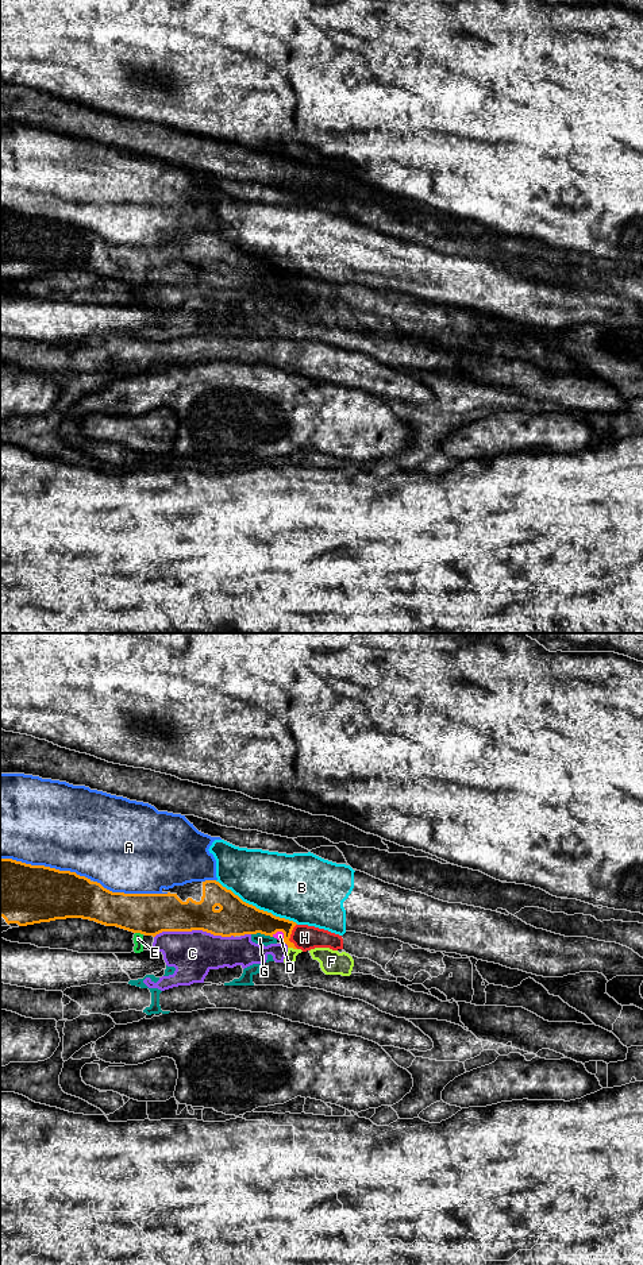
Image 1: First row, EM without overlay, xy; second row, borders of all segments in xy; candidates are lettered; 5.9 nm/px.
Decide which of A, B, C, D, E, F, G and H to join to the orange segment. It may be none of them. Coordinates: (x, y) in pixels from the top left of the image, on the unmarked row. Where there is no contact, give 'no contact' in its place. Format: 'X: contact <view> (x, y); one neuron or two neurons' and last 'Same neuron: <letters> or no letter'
A: contact xy (46, 219); two neurons
B: contact xy (255, 259); two neurons
C: contact xy (193, 281); two neurons
D: contact xy (277, 282); two neurons
E: contact xy (139, 284); two neurons
F: contact xy (292, 299); two neurons
G: contact xy (262, 285); two neurons
H: contact xy (289, 288); two neurons
Same neuron: no letter

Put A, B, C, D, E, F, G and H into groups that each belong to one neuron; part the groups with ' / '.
A / B / C D E F G H

